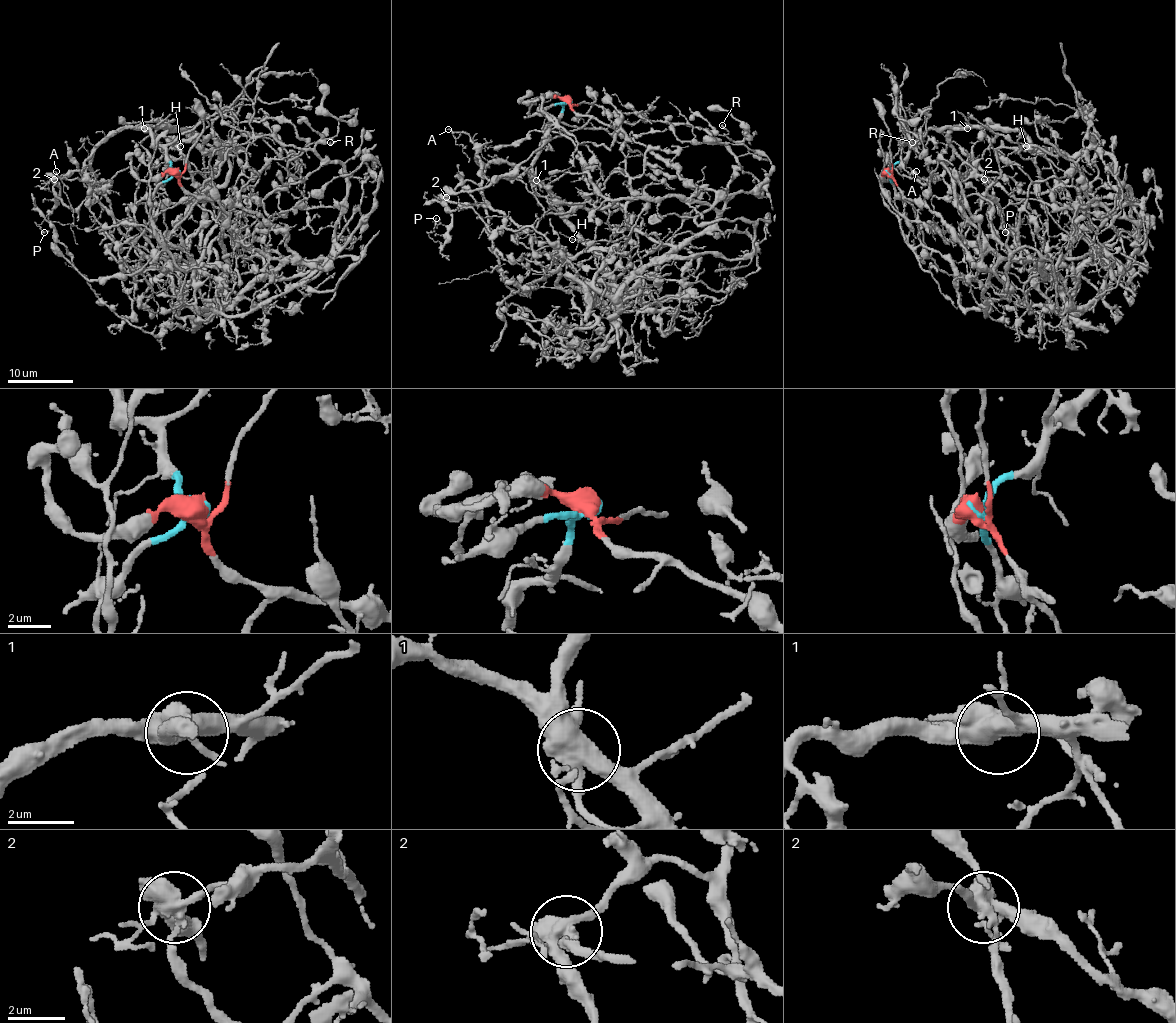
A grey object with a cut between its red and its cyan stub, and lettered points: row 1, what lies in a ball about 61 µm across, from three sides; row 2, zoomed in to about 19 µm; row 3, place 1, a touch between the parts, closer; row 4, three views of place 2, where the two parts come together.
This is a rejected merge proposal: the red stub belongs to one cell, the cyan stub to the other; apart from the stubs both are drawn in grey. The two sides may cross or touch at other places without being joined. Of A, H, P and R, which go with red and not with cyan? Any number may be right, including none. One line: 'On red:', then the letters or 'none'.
On red: R

